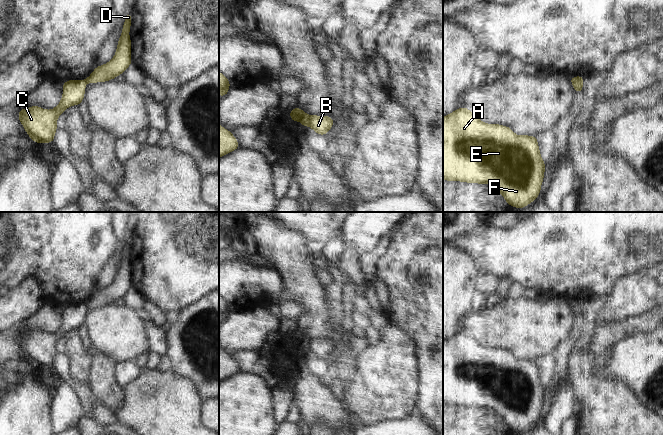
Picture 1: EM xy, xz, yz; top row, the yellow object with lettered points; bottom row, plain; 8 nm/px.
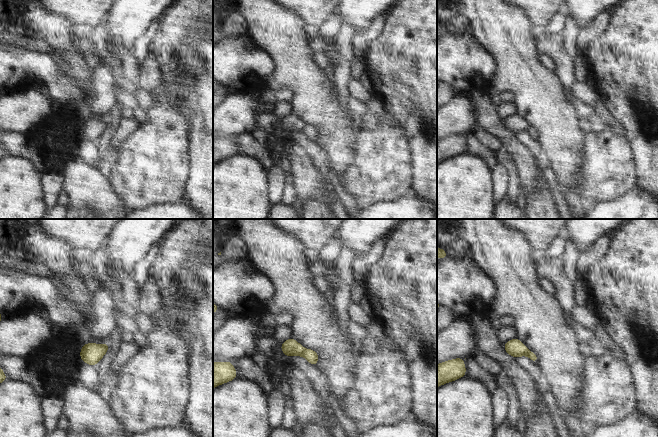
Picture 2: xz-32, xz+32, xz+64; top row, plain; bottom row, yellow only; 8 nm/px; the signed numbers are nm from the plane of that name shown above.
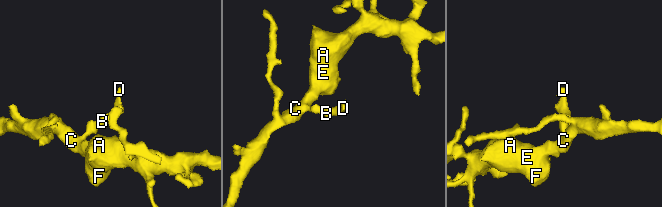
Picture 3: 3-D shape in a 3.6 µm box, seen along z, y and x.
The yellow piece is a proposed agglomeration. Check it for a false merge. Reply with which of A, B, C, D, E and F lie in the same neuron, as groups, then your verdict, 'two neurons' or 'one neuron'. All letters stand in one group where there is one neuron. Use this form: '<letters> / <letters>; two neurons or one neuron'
A C E F / B D; two neurons

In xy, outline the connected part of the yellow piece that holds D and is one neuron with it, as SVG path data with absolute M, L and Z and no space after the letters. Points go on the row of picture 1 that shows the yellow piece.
M128 12L125 15L125 22L122 34L117 44L117 51L114 57L106 64L97 66L92 74L85 79L89 84L96 82L106 82L112 80L120 74L123 74L130 64L131 59L131 40L129 31L131 27L132 16Z

